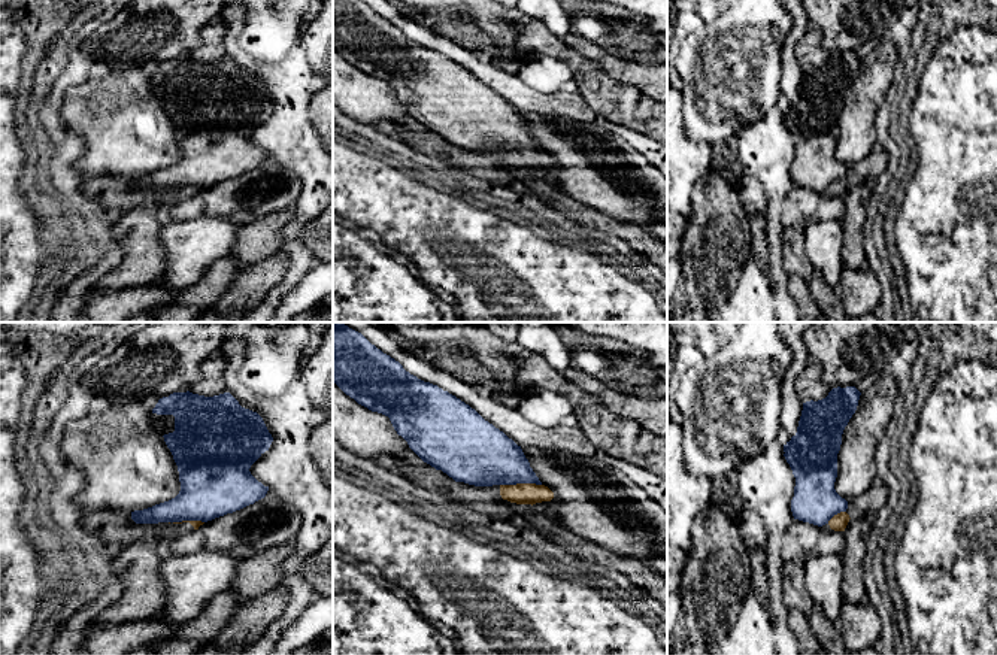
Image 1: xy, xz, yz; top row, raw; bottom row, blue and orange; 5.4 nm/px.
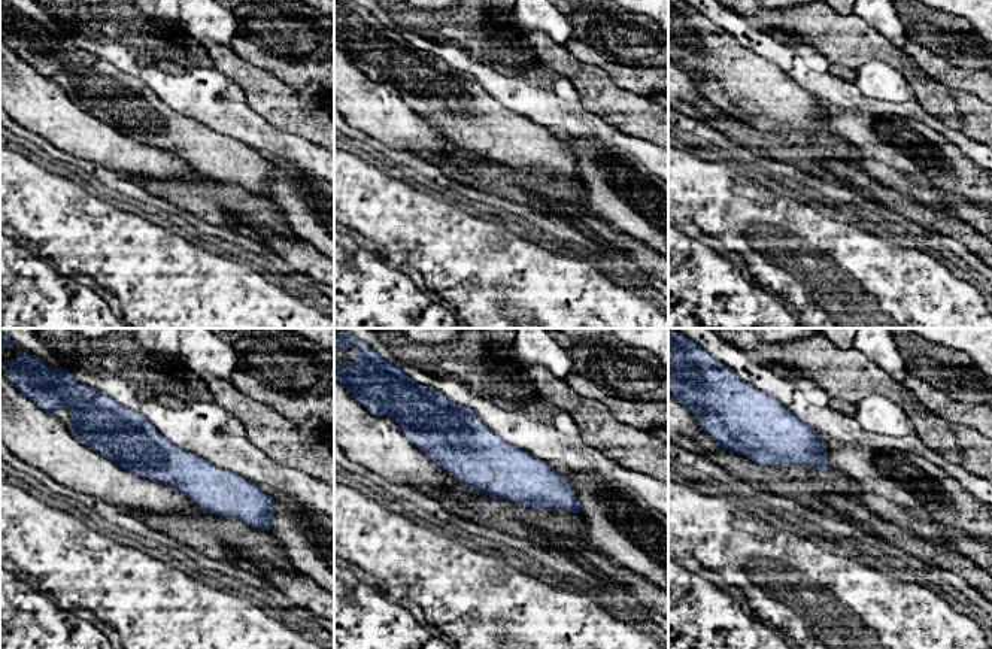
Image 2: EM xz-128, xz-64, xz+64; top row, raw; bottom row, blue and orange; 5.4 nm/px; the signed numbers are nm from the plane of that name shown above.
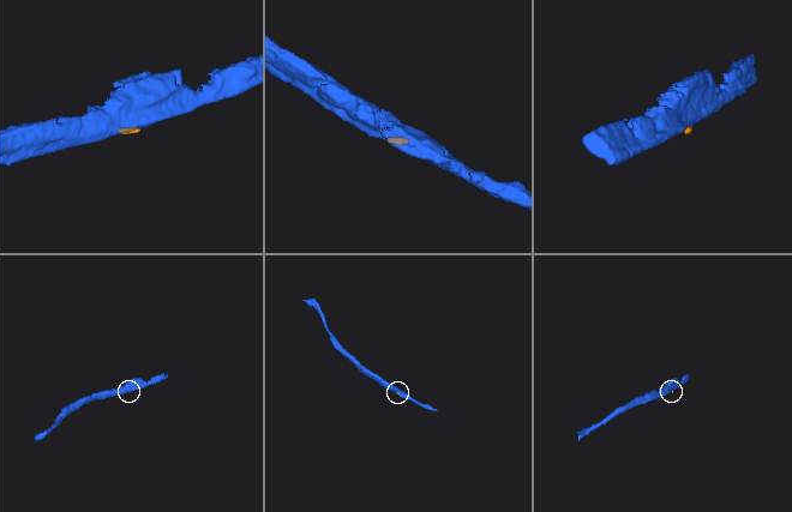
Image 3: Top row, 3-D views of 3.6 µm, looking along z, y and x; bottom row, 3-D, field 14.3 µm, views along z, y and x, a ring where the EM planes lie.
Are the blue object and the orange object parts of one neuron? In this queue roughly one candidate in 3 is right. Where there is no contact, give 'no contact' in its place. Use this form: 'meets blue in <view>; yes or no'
meets blue in xz; no

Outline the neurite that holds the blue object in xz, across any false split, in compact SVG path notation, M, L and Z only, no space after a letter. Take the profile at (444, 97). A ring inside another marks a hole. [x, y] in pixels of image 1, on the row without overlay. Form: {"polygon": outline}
{"polygon": "M333 0L333 48L358 70L388 82L397 100L424 128L455 148L542 151L521 112L455 61L406 37L363 0Z"}

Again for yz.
{"polygon": "M837 52L822 66L803 69L797 98L784 110L784 122L796 143L794 163L791 166L794 185L822 192L834 181L846 178L848 167L834 155L837 119L843 95L857 76L860 61L861 58L855 52Z"}

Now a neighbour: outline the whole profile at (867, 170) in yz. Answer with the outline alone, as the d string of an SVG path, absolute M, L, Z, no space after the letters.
M875 145L870 154L851 166L848 169L848 175L834 181L825 191L822 191L822 197L845 197L848 188L857 184L870 184L885 172L890 164L888 154L879 146Z

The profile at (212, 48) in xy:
M215 16L201 28L201 43L191 51L188 57L204 63L213 63L227 58L227 49L224 45L225 33L225 21L221 16Z

